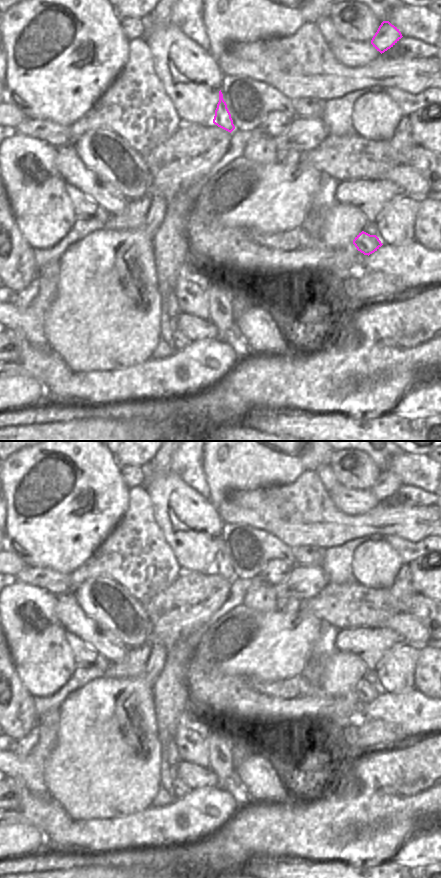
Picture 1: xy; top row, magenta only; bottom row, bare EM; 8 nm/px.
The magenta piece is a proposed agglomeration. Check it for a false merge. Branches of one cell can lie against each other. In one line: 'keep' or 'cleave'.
cleave

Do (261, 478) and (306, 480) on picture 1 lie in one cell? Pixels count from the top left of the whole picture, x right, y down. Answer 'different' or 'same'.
different

